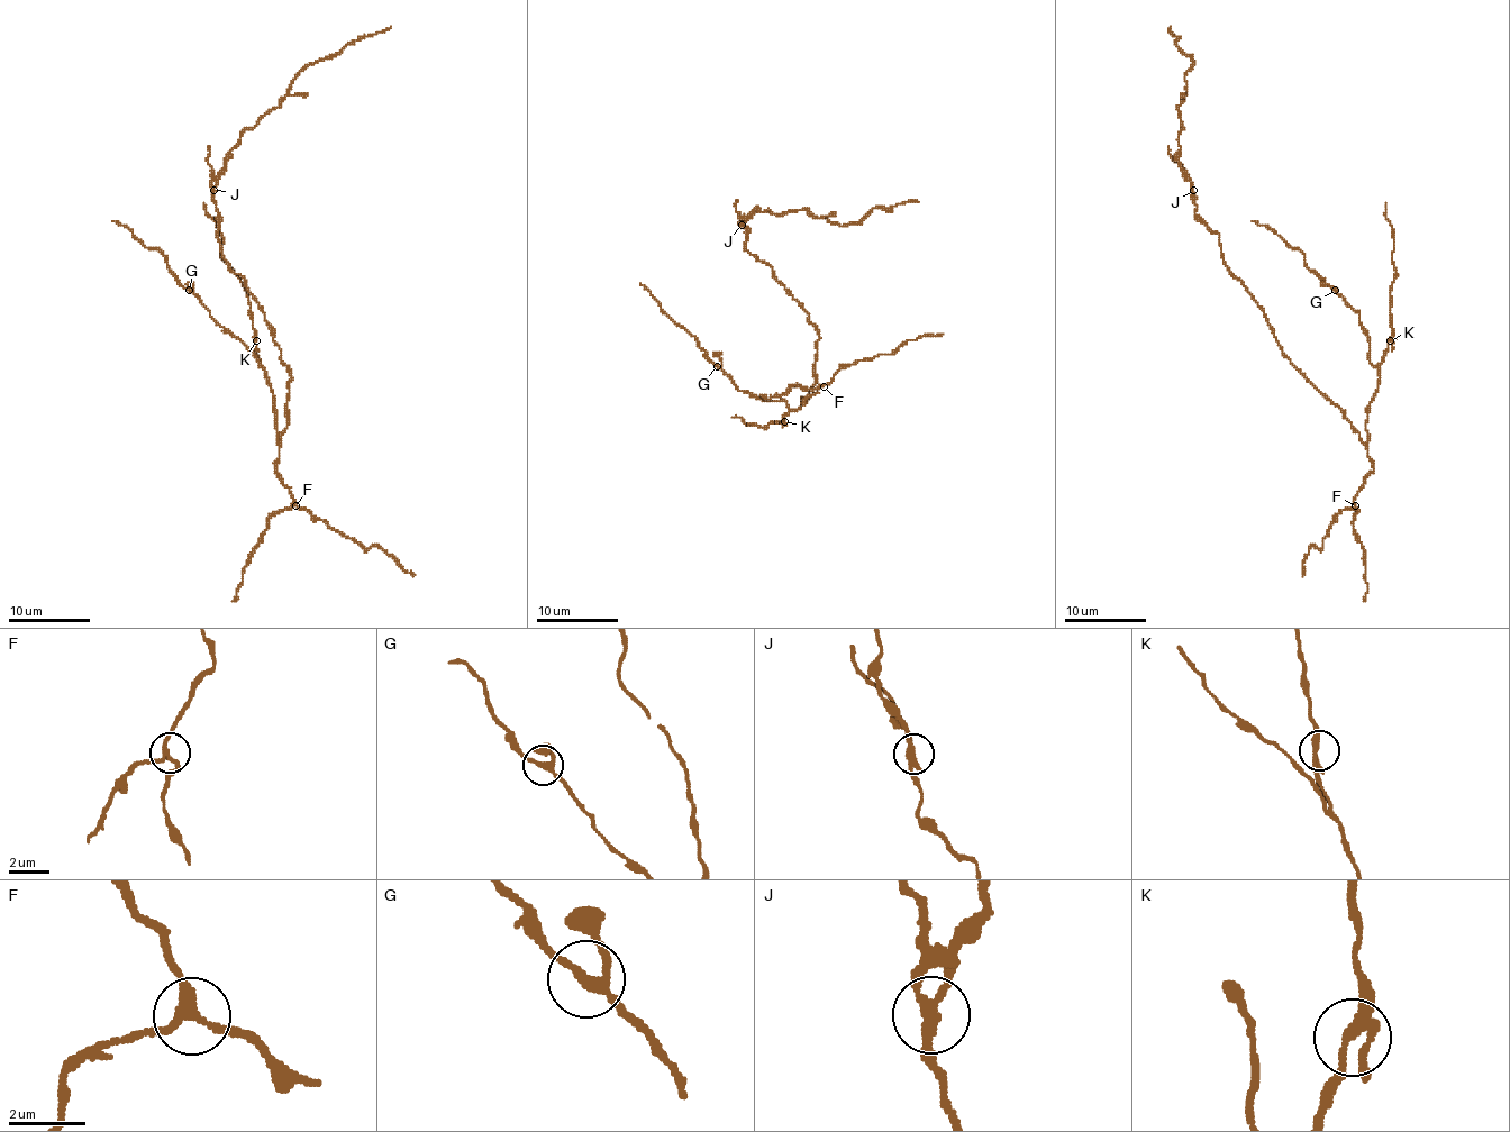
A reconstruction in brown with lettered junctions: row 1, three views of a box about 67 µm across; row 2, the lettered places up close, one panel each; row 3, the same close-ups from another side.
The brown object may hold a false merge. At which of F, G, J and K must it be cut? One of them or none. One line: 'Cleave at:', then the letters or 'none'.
Cleave at: J

